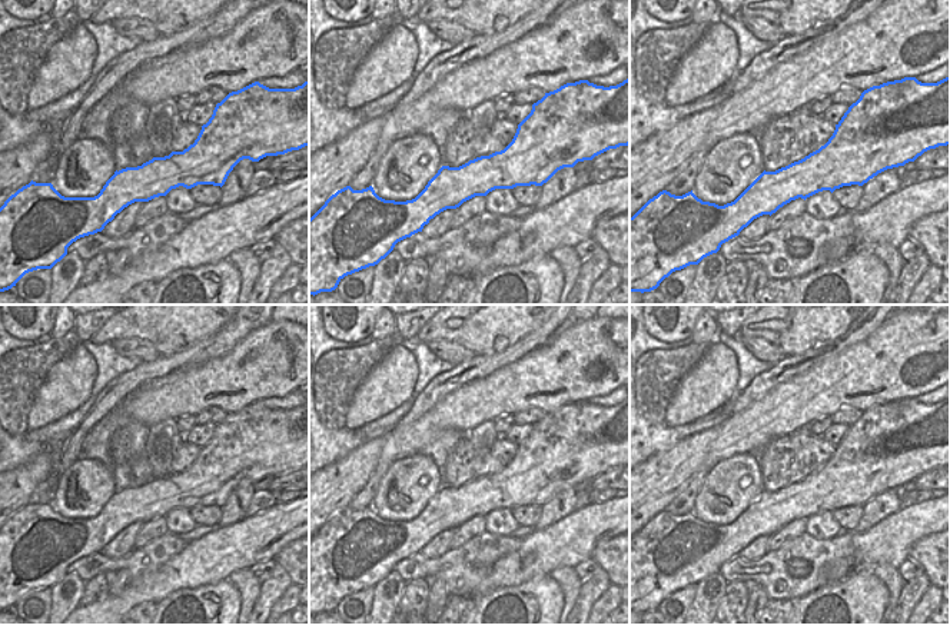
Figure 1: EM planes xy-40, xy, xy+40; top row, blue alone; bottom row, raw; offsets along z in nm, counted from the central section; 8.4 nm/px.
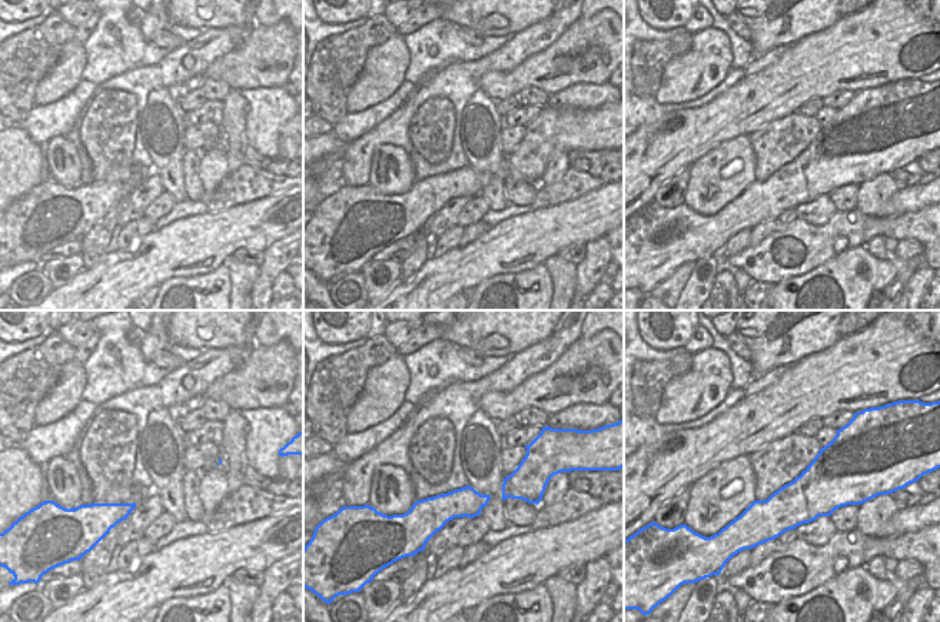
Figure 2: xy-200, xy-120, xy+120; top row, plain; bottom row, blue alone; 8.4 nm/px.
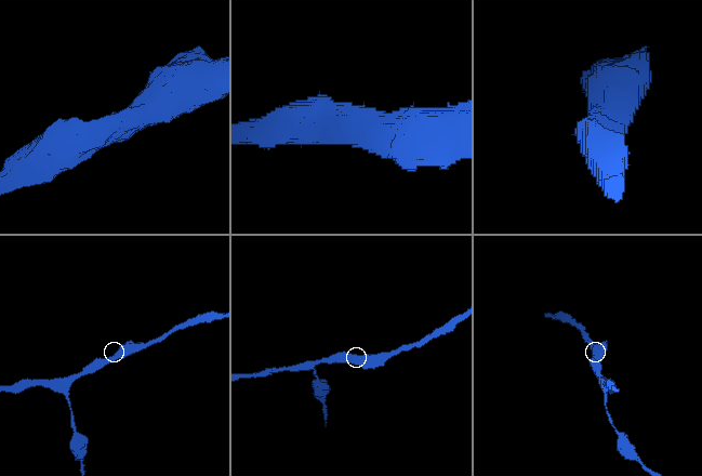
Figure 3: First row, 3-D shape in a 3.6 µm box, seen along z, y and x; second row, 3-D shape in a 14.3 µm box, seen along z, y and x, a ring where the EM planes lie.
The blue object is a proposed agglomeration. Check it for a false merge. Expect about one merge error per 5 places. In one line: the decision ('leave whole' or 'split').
leave whole

